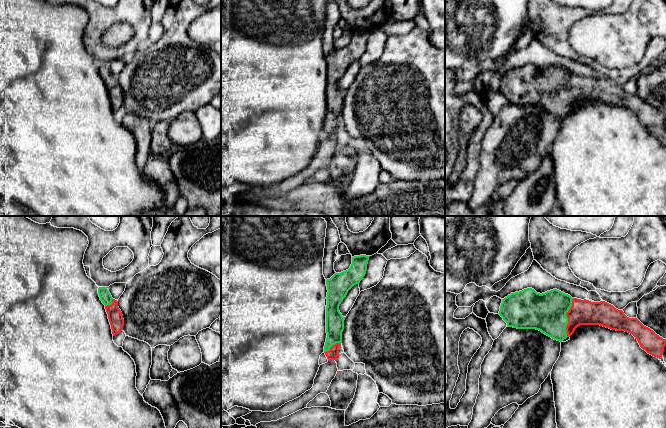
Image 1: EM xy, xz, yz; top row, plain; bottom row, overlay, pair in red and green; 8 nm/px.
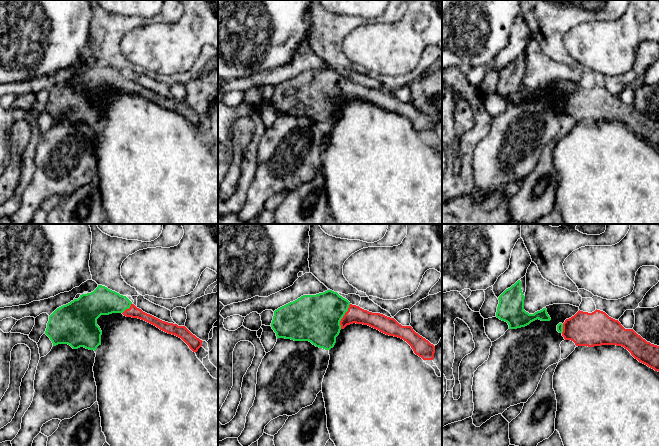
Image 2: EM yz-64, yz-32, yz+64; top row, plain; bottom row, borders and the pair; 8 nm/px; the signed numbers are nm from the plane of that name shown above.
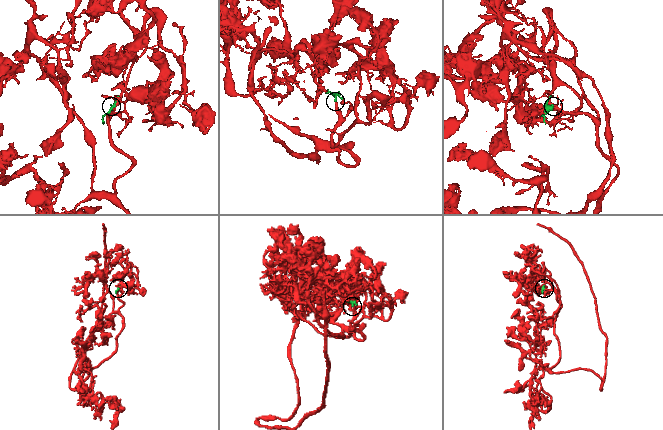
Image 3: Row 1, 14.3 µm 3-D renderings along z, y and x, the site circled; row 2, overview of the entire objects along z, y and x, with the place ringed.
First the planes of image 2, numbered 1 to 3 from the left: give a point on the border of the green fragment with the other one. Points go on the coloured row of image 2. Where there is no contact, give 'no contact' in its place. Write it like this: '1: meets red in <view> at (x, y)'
1: meets red in yz-64 at (127, 309)
2: meets red in yz-32 at (343, 316)
3: meets red in yz+64 at (563, 328)

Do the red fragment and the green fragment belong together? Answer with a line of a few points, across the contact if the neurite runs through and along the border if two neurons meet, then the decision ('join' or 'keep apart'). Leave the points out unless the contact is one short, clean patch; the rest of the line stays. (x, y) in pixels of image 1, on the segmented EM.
line yz (582, 312), (572, 312), (567, 317), (546, 312); join

